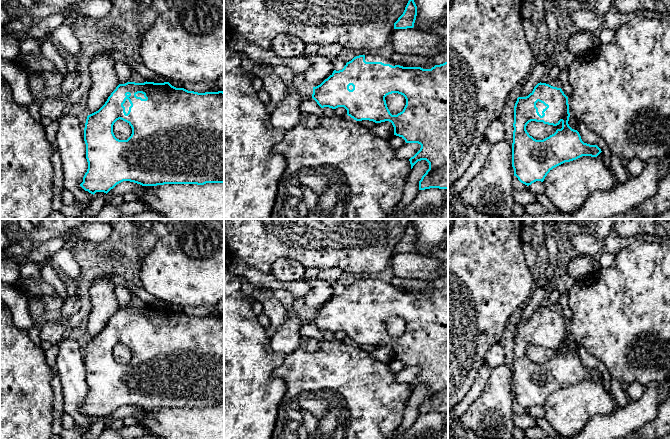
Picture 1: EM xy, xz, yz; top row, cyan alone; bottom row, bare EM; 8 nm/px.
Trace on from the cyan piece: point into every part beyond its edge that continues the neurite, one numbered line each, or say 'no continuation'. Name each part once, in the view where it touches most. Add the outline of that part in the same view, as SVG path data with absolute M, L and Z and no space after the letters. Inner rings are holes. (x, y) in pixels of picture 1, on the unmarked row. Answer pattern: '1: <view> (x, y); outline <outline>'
1: xz (368, 282); outline M362 277L360 279L364 279L365 280L365 285L366 286L382 286L384 288L390 288L392 290L395 290L396 288L390 284L389 282L384 282L380 279L370 279L370 278L365 278L365 277Z

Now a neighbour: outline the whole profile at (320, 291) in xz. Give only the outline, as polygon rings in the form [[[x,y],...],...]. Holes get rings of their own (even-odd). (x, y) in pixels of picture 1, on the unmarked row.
[[[317,277],[306,280],[309,291],[305,294],[305,304],[312,310],[320,309],[325,303],[332,299],[334,291],[331,283]]]

